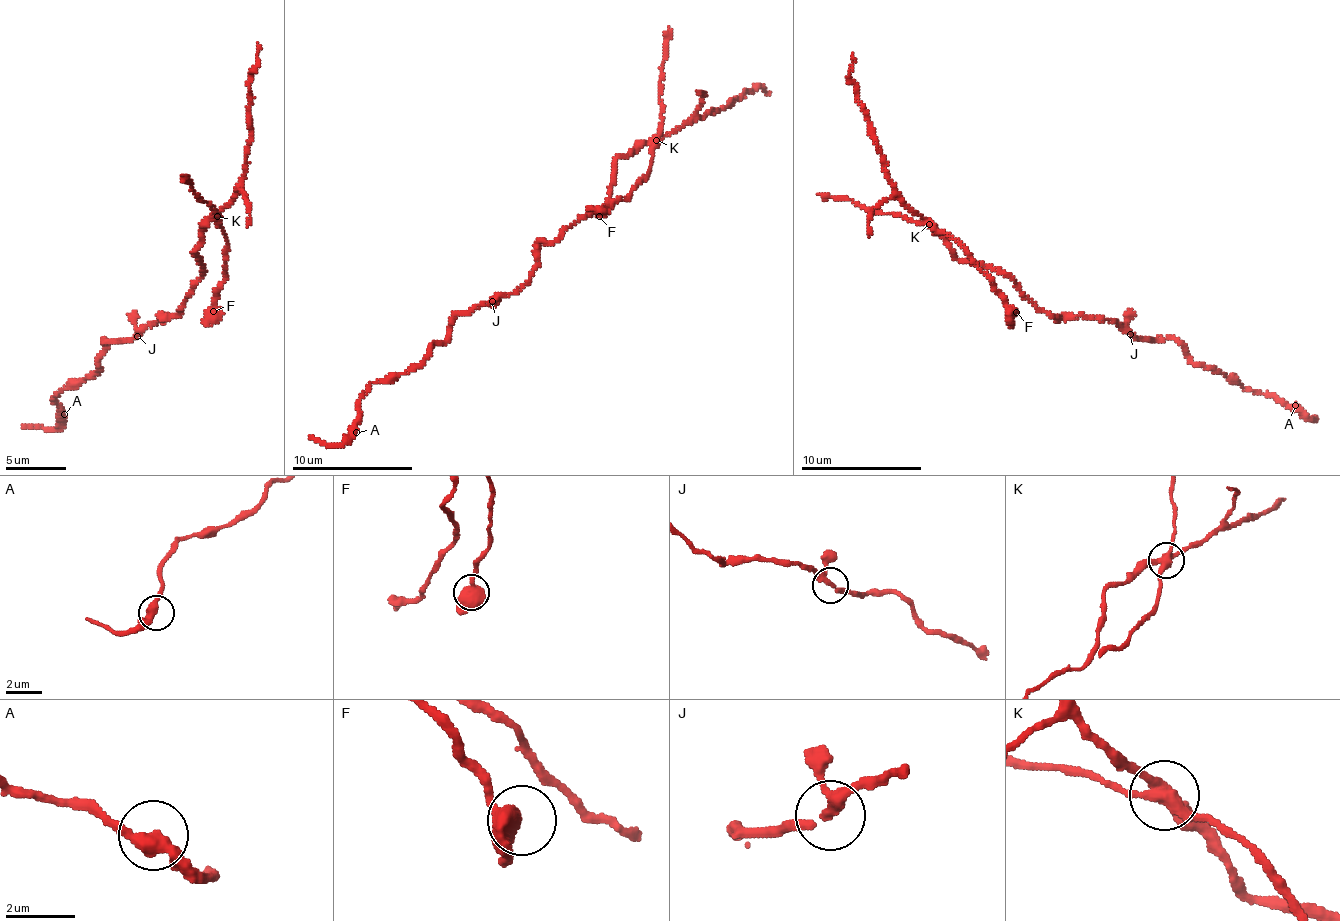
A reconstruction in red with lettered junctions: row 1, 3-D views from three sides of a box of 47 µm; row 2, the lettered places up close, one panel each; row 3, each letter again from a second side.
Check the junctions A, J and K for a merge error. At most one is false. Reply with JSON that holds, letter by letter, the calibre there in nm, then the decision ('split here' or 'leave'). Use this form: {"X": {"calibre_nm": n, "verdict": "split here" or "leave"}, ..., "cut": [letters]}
{"A": {"calibre_nm": 400, "verdict": "leave"}, "J": {"calibre_nm": 240, "verdict": "leave"}, "K": {"calibre_nm": 360, "verdict": "split here"}, "cut": ["K"]}

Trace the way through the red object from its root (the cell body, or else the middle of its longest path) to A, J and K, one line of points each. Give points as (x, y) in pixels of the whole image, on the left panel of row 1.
A: (175, 314), (143, 325), (132, 339), (104, 341), (94, 375), (71, 382), (54, 400), (64, 414)
J: (175, 314), (162, 315), (168, 316), (151, 325), (143, 325), (137, 335)
K: (175, 314), (179, 314), (204, 274), (201, 264), (192, 256), (209, 223), (216, 217)

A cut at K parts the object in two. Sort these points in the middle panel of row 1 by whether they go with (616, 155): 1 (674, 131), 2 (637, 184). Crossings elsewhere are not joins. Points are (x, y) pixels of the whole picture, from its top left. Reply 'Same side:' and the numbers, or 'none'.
Same side: 1

